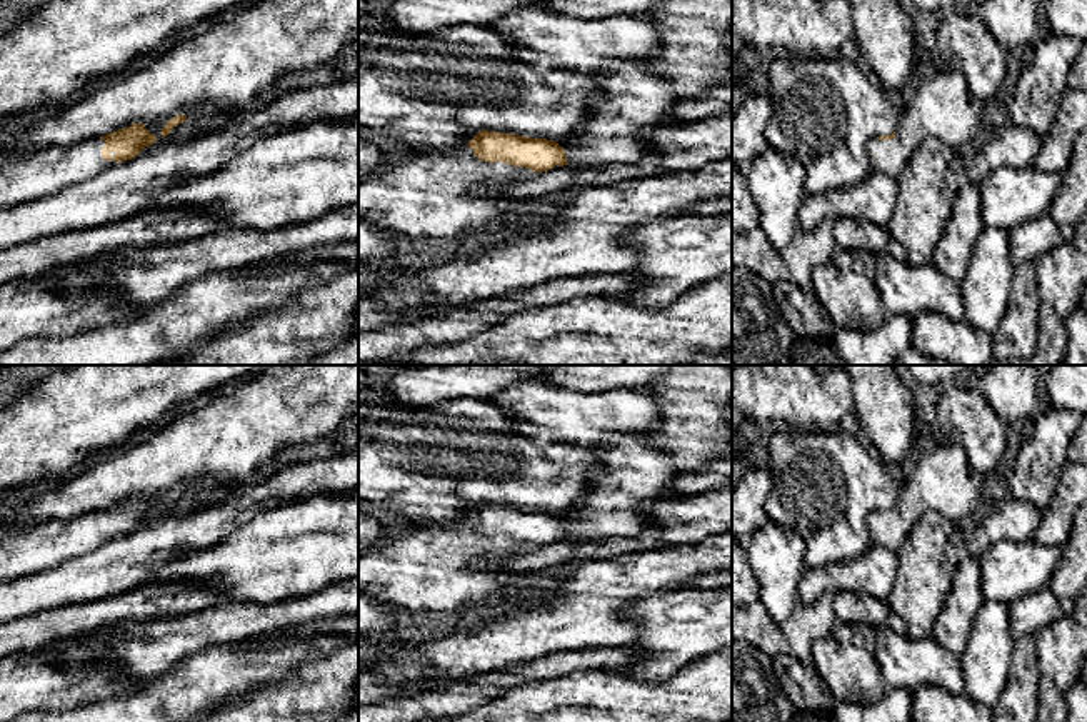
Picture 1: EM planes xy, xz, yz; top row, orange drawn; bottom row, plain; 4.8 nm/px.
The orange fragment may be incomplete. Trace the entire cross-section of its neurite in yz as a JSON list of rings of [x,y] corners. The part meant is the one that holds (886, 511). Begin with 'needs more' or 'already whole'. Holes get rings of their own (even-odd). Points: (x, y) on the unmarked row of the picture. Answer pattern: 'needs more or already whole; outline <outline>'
needs more; outline [[[944,440],[907,467],[892,509],[867,515],[867,542],[897,552],[927,512],[962,527],[970,522],[979,497],[980,479],[969,470],[964,450]]]

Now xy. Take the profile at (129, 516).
needs more; outline [[[143,497],[73,519],[48,519],[22,532],[0,532],[0,584],[83,557],[103,542],[135,532],[157,515]]]

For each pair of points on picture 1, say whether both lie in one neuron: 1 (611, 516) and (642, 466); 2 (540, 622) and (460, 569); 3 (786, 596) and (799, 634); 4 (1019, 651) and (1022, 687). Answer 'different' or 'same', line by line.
1: same
2: different
3: different
4: same

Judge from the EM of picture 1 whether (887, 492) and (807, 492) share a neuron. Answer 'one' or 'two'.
one

